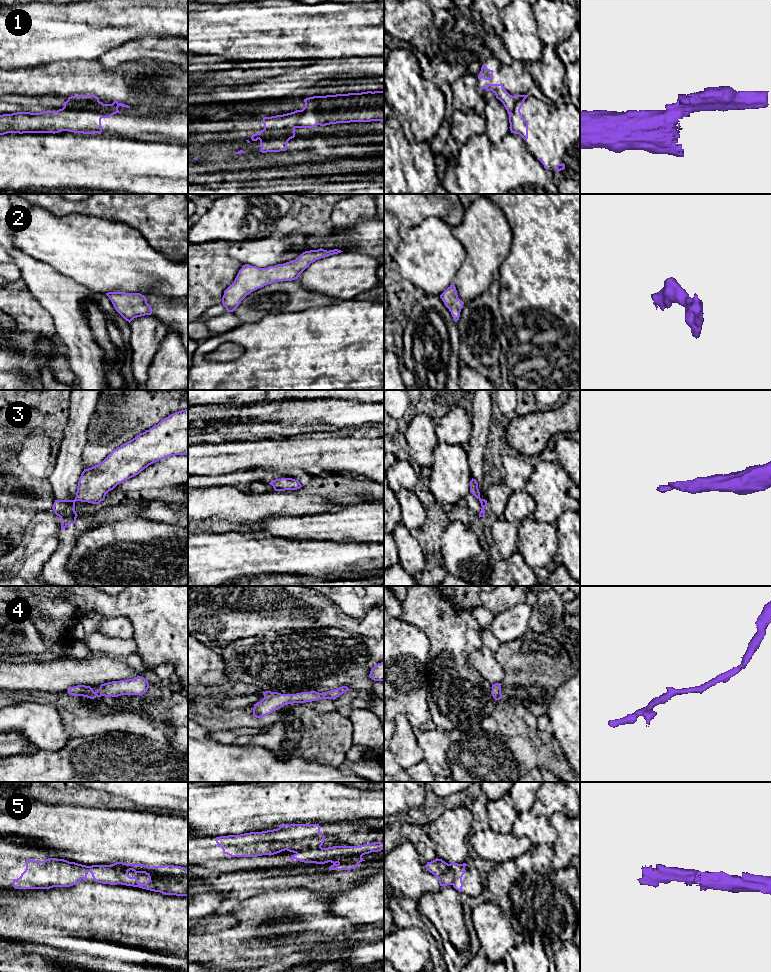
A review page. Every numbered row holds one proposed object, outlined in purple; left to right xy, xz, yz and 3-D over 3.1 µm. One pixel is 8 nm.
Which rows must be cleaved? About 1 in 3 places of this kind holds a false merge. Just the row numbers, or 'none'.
1, 3

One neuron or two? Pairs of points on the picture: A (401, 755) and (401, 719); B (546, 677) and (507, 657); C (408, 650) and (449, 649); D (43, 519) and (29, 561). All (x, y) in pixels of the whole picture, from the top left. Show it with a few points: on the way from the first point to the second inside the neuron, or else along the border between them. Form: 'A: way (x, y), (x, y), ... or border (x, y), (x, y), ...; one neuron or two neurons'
A: way (401, 746), (401, 728); one neuron
B: way (536, 667), (517, 658); one neuron
C: border (420, 628), (428, 640), (426, 673); two neurons
D: way (43, 529), (37, 546), (32, 551); one neuron

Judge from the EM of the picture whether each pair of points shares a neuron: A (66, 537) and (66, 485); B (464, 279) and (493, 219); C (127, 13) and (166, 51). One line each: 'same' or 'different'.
A: same
B: same
C: different

